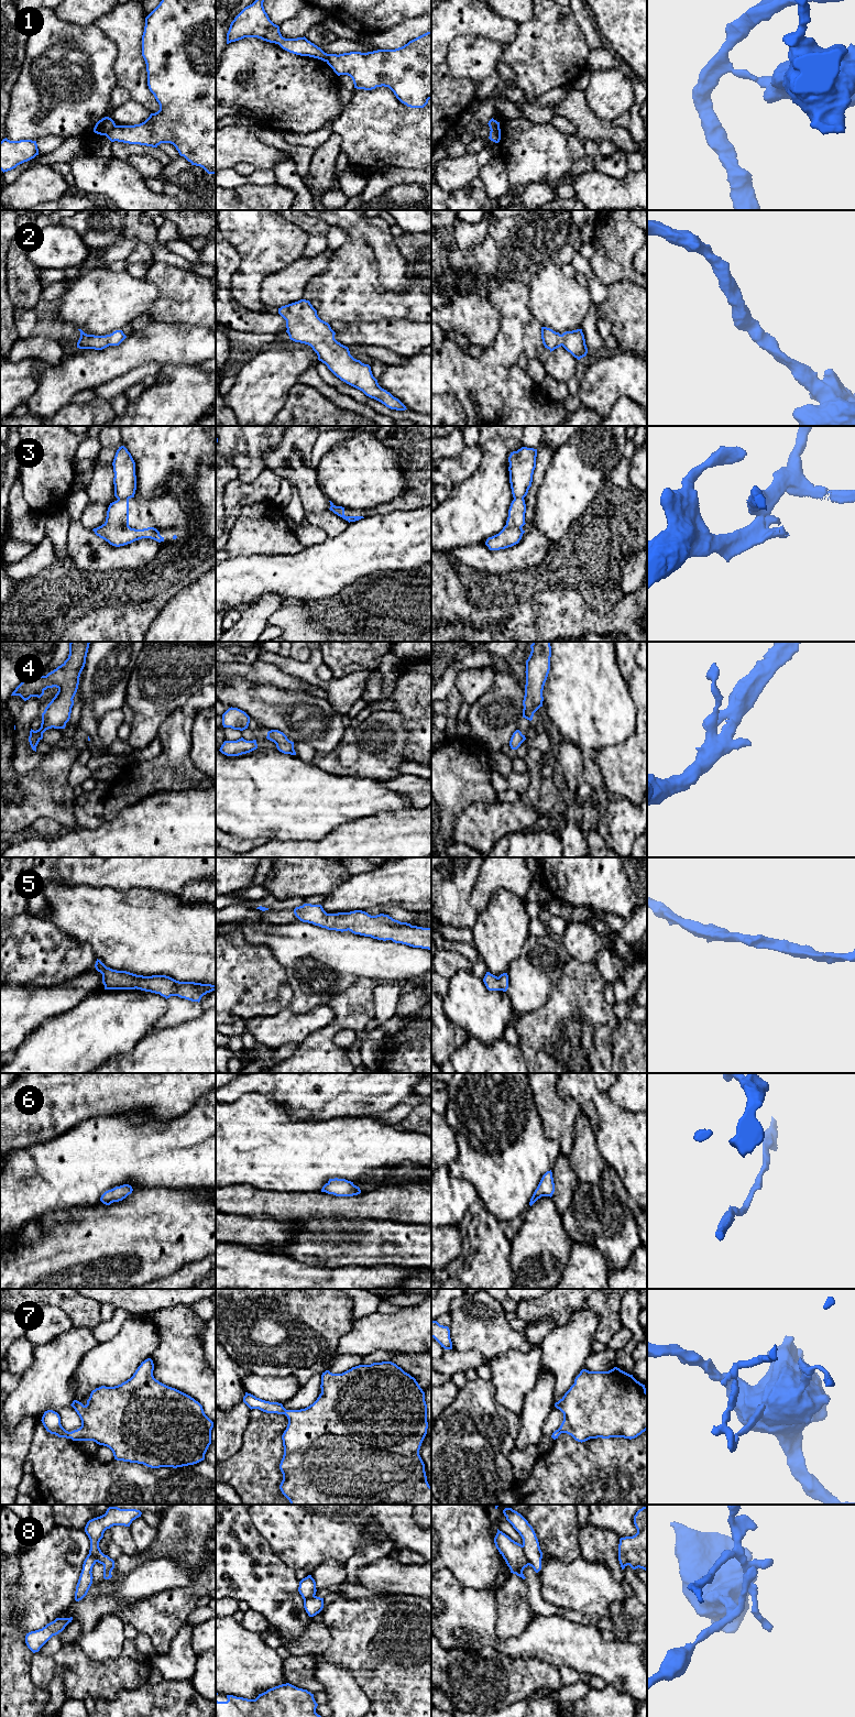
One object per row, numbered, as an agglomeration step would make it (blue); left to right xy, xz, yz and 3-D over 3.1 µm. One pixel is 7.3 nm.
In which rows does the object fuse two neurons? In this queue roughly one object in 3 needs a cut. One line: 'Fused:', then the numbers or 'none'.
Fused: 1, 3, 7, 8

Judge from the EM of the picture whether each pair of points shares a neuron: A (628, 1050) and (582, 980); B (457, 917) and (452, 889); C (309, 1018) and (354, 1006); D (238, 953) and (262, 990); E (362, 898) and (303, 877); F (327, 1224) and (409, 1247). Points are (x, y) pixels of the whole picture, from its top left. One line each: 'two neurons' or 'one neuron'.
A: two neurons
B: one neuron
C: two neurons
D: one neuron
E: two neurons
F: one neuron

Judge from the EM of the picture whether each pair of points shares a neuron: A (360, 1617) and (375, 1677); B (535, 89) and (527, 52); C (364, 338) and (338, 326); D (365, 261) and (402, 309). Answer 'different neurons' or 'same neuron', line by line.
A: same neuron
B: same neuron
C: different neurons
D: same neuron

